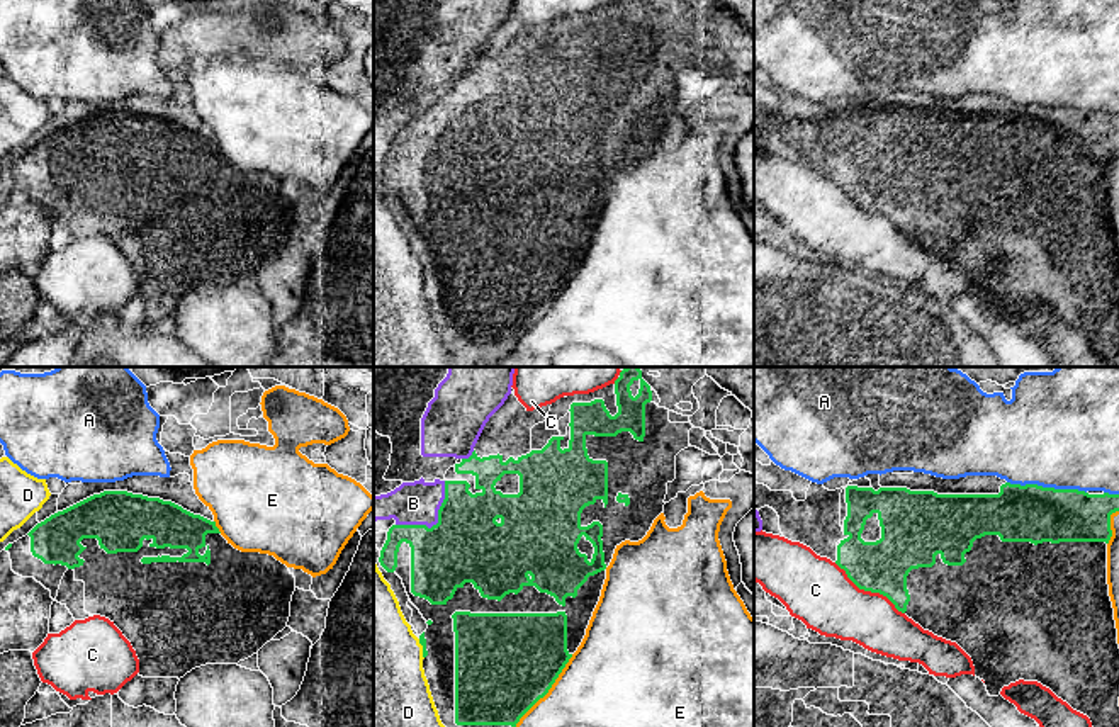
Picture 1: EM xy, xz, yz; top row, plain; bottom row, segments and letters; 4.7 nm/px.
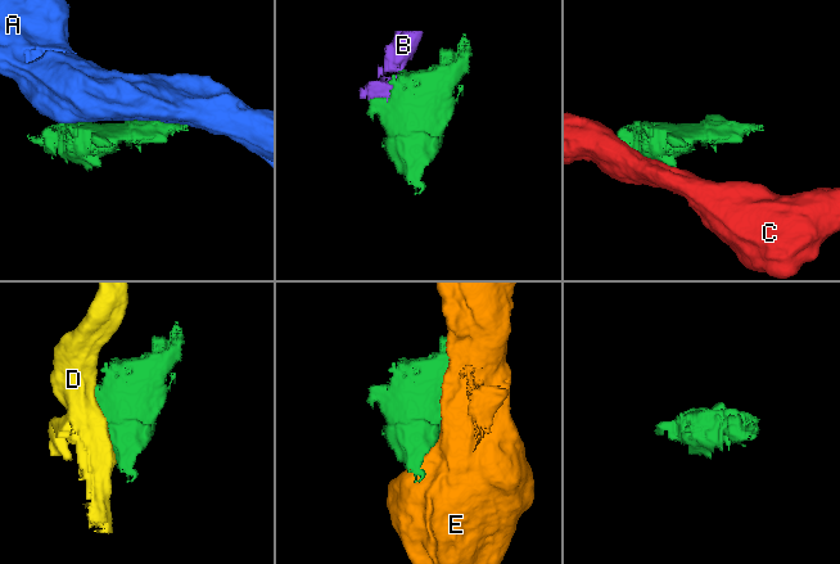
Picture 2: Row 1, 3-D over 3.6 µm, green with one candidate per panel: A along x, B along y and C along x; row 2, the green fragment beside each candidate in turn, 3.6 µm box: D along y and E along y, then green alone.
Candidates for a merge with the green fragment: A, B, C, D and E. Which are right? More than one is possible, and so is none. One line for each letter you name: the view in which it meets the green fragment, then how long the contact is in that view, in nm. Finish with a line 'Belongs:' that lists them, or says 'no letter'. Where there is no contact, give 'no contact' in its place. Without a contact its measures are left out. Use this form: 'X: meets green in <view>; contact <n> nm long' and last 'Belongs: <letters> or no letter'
Belongs: no letter

